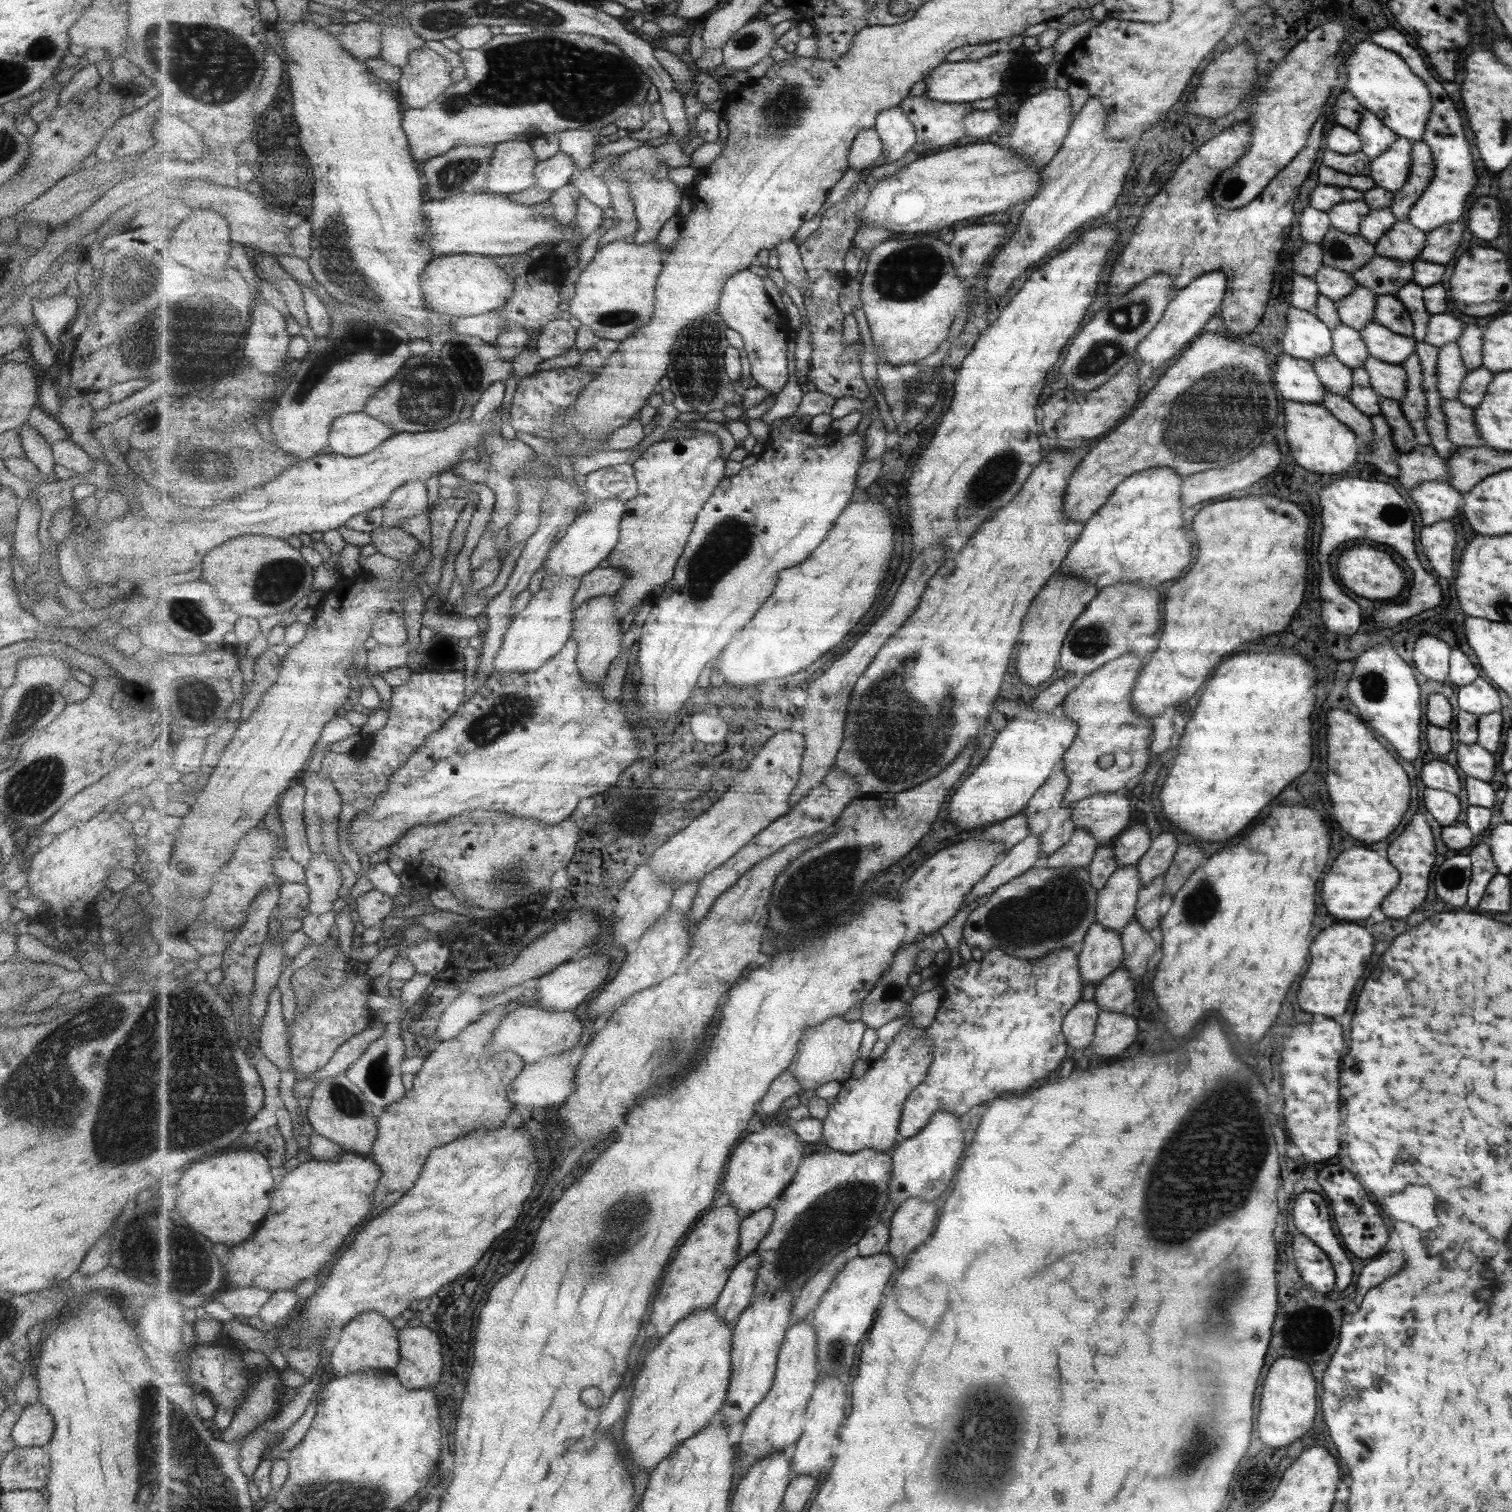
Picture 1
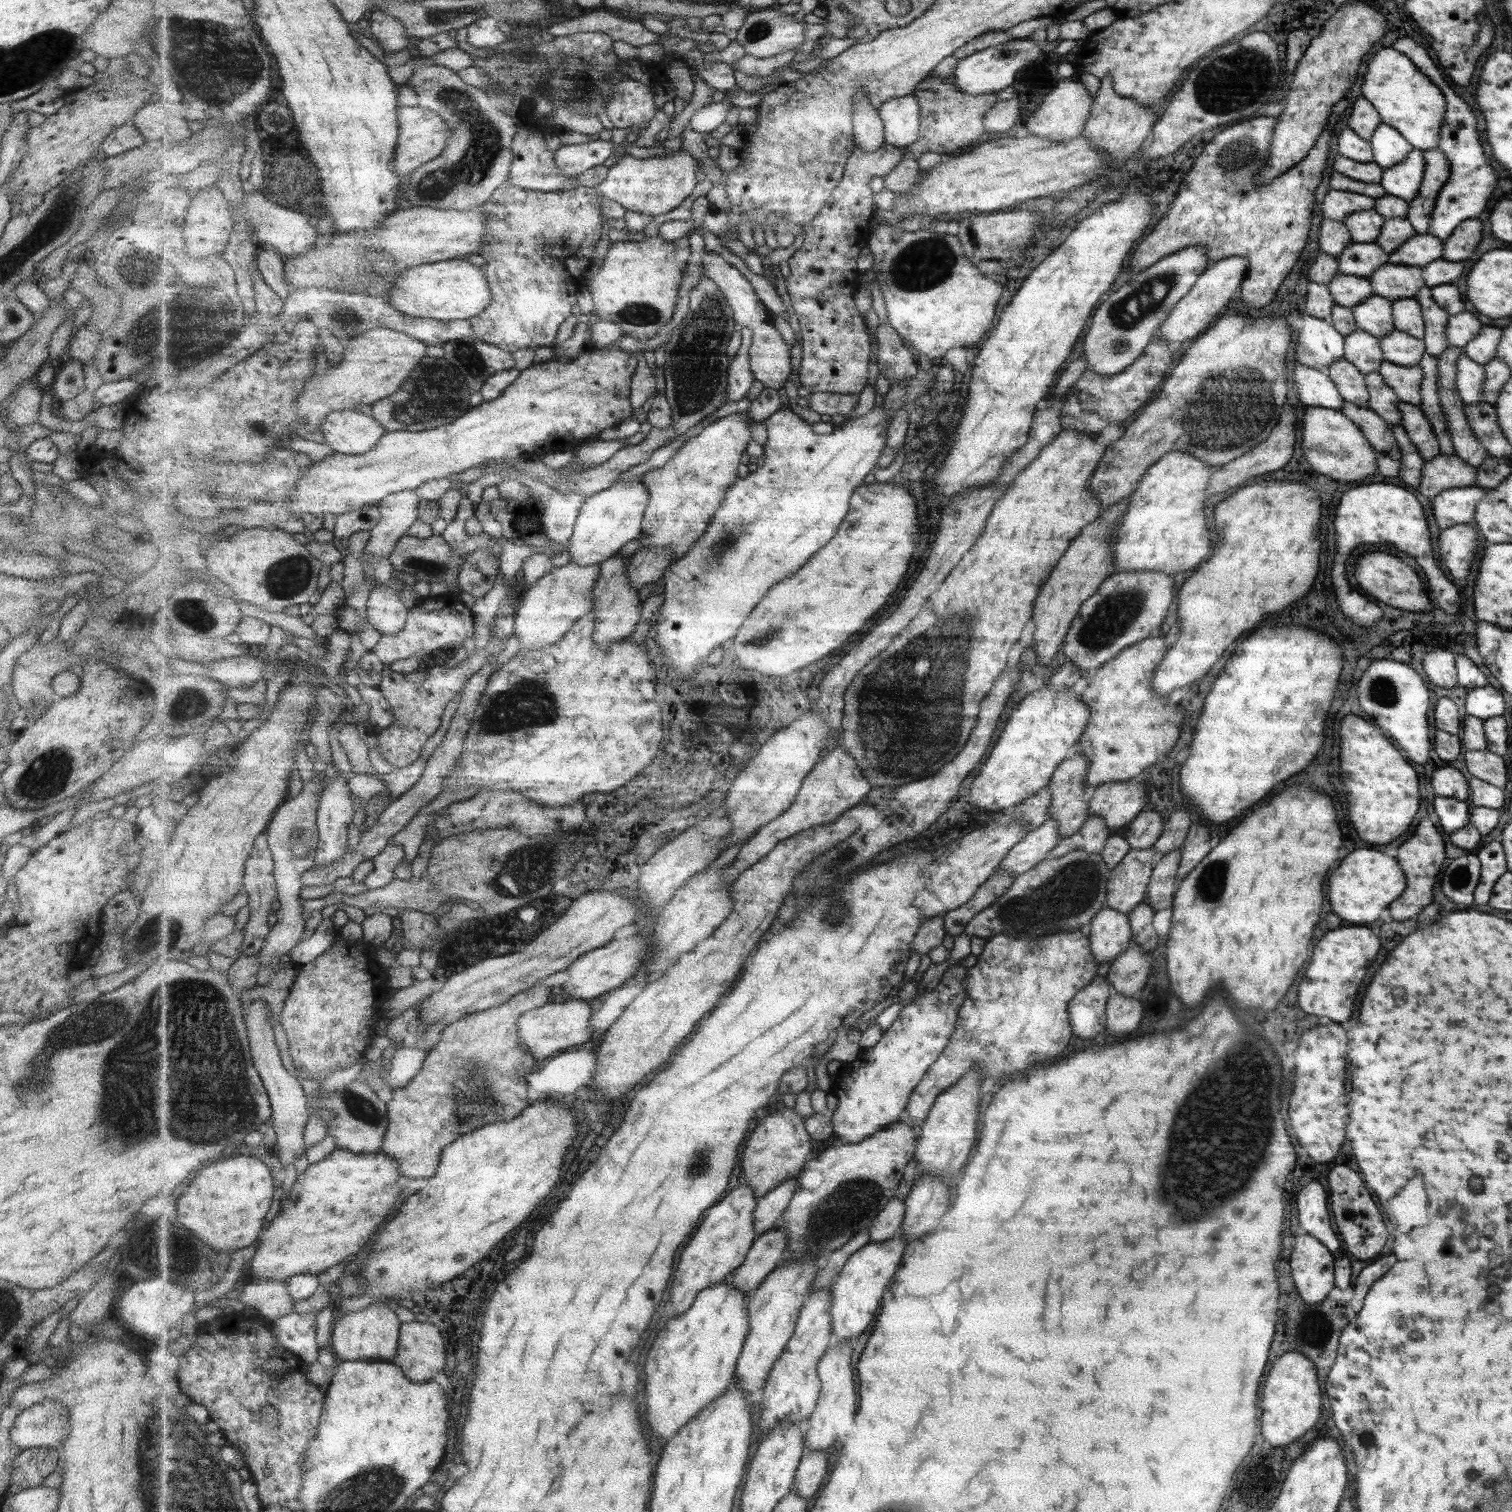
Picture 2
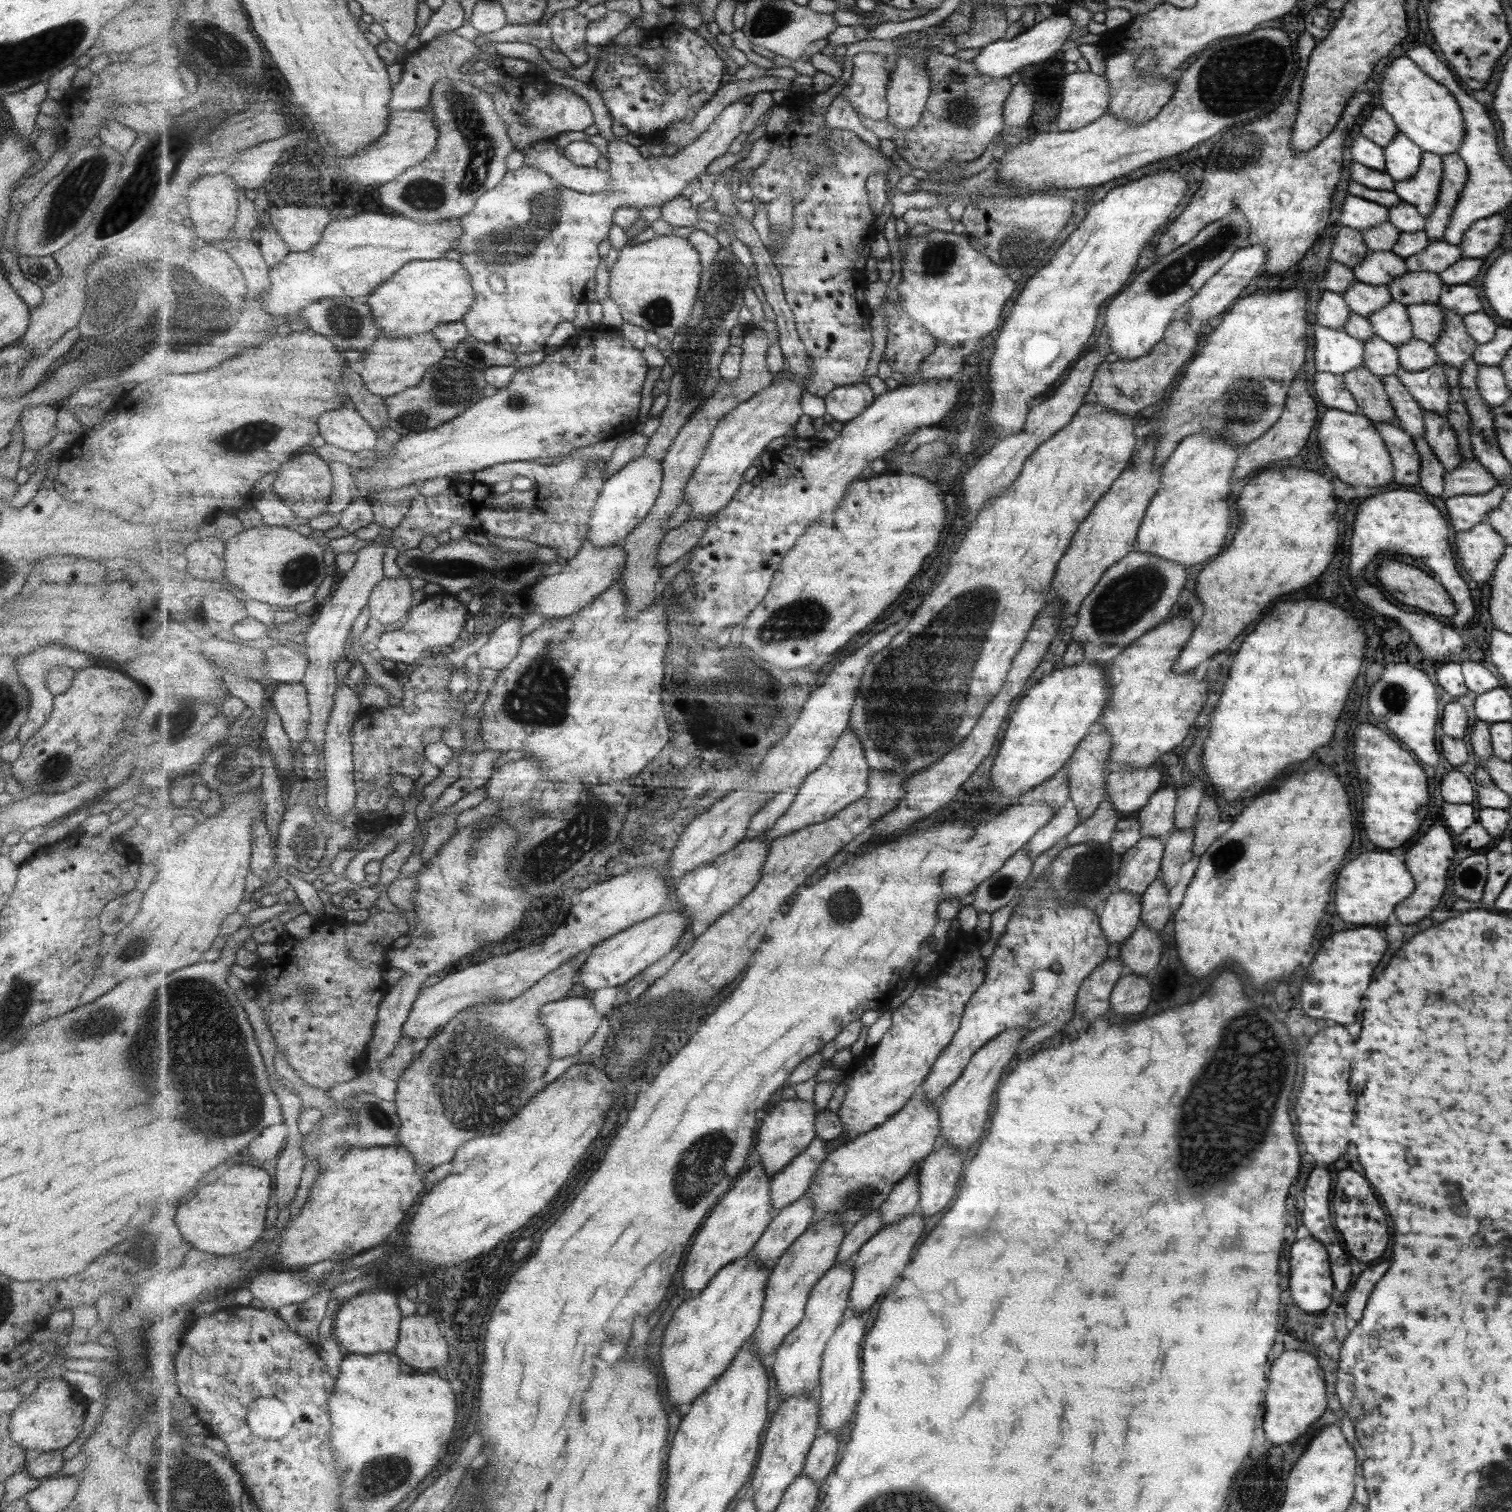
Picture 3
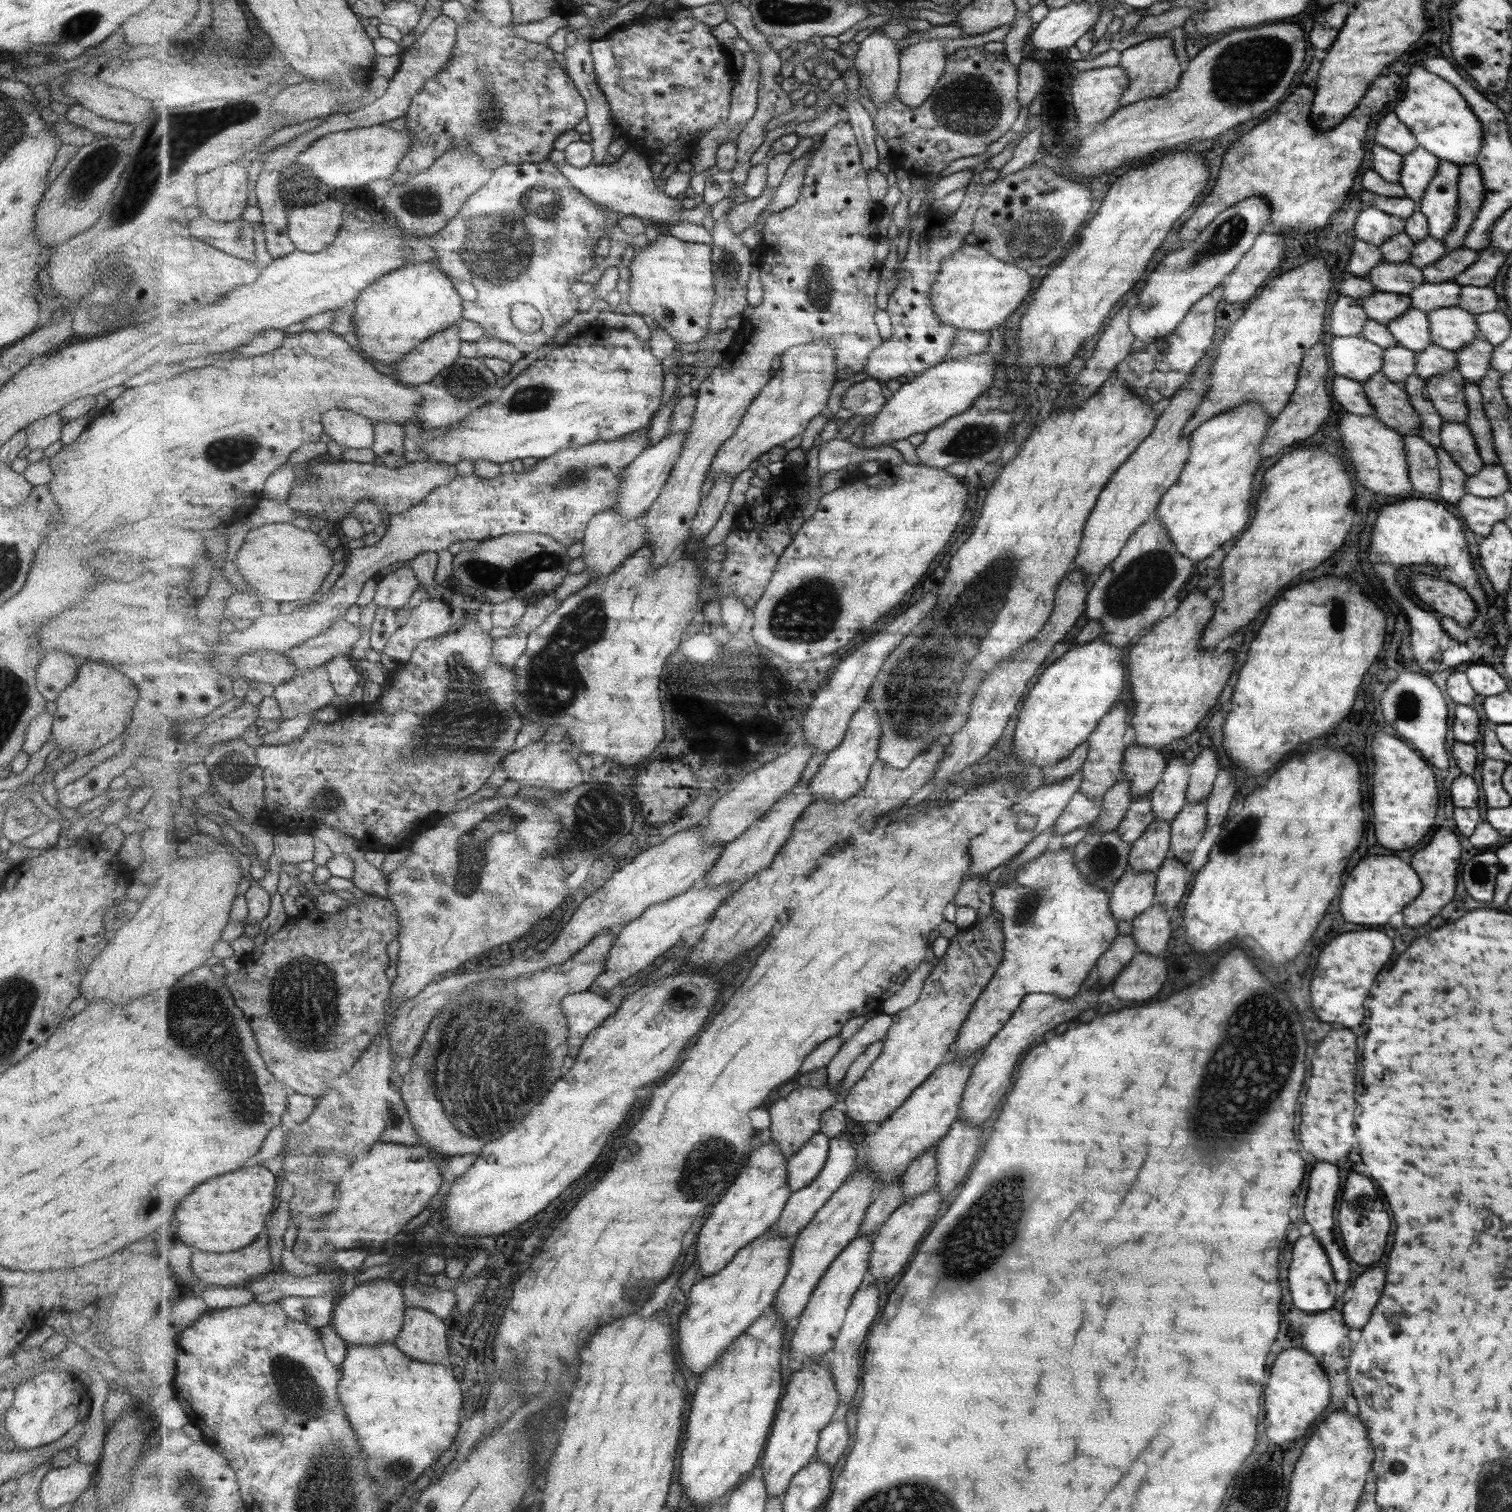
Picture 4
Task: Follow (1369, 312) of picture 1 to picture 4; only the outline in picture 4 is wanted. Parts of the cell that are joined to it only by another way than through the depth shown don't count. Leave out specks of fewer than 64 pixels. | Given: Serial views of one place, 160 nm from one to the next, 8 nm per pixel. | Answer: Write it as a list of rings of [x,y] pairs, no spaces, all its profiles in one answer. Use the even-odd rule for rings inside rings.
[[[1411,307],[1403,316],[1385,324],[1397,344],[1413,352],[1423,352],[1431,344],[1430,320],[1420,310]]]

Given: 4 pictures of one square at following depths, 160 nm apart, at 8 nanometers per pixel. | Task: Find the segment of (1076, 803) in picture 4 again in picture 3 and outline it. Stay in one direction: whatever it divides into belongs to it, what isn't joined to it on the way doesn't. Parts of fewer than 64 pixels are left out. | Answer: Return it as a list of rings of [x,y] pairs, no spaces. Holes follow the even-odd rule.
[[[1067,799],[1061,808],[1058,808],[1054,817],[1038,830],[1023,848],[1028,855],[1035,859],[1042,851],[1045,851],[1057,843],[1078,825],[1080,822],[1075,803]]]

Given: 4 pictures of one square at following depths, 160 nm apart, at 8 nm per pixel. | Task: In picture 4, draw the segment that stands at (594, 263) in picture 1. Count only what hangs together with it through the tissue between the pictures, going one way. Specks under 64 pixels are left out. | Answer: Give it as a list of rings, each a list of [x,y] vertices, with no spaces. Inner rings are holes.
[[[659,234],[629,265],[632,310],[649,316],[655,324],[669,331],[678,344],[701,342],[710,333],[712,312],[718,302],[713,258],[710,244],[683,242],[671,234]]]

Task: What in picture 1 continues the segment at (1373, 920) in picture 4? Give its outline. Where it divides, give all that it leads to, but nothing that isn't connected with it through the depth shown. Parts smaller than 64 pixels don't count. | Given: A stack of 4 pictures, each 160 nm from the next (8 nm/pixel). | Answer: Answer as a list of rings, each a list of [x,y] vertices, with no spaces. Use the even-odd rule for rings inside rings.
[[[1355,846],[1345,852],[1341,852],[1335,860],[1335,866],[1327,870],[1327,878],[1323,878],[1323,906],[1327,912],[1339,920],[1355,922],[1369,918],[1371,910],[1381,904],[1381,900],[1397,886],[1399,874],[1397,870],[1387,862],[1387,858],[1381,858],[1377,852]]]

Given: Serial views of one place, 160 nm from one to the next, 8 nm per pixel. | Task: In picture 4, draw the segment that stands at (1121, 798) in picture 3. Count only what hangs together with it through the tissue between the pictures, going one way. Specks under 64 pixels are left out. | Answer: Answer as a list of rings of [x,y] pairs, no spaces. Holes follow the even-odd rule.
[[[1132,744],[1127,747],[1121,779],[1130,782],[1130,793],[1135,800],[1149,794],[1158,784],[1165,768],[1163,756],[1157,750],[1153,750],[1153,747]]]

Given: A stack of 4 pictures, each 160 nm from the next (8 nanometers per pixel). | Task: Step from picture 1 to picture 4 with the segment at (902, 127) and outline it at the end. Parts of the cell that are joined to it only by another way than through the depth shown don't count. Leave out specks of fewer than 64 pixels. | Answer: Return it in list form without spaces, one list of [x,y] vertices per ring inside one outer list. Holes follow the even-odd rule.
[[[943,40],[921,41],[918,44],[908,46],[901,52],[901,73],[898,86],[899,96],[907,103],[909,108],[919,108],[941,81],[947,67],[947,57],[950,55],[945,52],[945,42]]]

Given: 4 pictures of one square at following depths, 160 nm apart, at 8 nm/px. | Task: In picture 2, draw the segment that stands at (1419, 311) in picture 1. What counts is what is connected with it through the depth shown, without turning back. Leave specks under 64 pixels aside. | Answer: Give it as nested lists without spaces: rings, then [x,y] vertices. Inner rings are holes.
[[[1425,285],[1418,290],[1418,294],[1414,294],[1413,299],[1420,304],[1423,310],[1426,330],[1423,332],[1422,341],[1426,345],[1425,353],[1439,356],[1442,350],[1447,350],[1450,346],[1447,336],[1445,336],[1449,315],[1437,306],[1431,296],[1431,289]]]

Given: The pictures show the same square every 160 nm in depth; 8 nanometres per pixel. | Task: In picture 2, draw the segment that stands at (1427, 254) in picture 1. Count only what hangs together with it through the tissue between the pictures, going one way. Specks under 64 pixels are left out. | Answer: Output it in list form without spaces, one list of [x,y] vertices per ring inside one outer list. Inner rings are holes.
[[[1479,219],[1463,221],[1457,229],[1454,229],[1451,237],[1443,240],[1442,258],[1451,262],[1467,260],[1477,248],[1481,240],[1481,232],[1483,232],[1483,224]]]

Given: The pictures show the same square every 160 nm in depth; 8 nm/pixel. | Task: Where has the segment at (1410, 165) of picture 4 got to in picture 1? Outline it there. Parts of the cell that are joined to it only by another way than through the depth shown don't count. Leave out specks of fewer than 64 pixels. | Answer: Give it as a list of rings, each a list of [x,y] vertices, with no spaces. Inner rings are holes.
[[[1363,110],[1361,121],[1357,130],[1354,131],[1360,138],[1362,143],[1363,154],[1366,154],[1370,159],[1377,158],[1396,141],[1398,136],[1376,118],[1373,114]]]

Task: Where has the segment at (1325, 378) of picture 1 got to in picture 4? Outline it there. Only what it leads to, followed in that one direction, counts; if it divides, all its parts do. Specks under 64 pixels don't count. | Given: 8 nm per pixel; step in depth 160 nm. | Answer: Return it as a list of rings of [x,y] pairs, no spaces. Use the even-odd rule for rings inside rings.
[[[1381,372],[1361,384],[1368,401],[1374,406],[1376,419],[1402,436],[1418,436],[1420,418],[1401,385],[1386,379]]]

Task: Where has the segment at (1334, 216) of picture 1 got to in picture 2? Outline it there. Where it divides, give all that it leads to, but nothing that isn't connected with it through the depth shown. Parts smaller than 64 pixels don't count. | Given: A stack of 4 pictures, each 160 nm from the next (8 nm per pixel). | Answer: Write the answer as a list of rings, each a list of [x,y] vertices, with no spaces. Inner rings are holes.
[[[1371,209],[1348,214],[1344,218],[1343,224],[1350,232],[1352,242],[1375,243],[1383,221],[1384,218]]]

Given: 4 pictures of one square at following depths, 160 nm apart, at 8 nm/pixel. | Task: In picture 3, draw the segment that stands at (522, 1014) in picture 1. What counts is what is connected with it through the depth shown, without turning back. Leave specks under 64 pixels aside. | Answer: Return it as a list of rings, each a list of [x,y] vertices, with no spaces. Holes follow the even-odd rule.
[[[579,996],[565,998],[561,1001],[550,1002],[538,1014],[541,1024],[549,1028],[552,1037],[553,1058],[565,1058],[575,1056],[582,1051],[582,1048],[595,1036],[597,1028],[601,1027],[603,1014],[599,1014],[593,1000]]]

